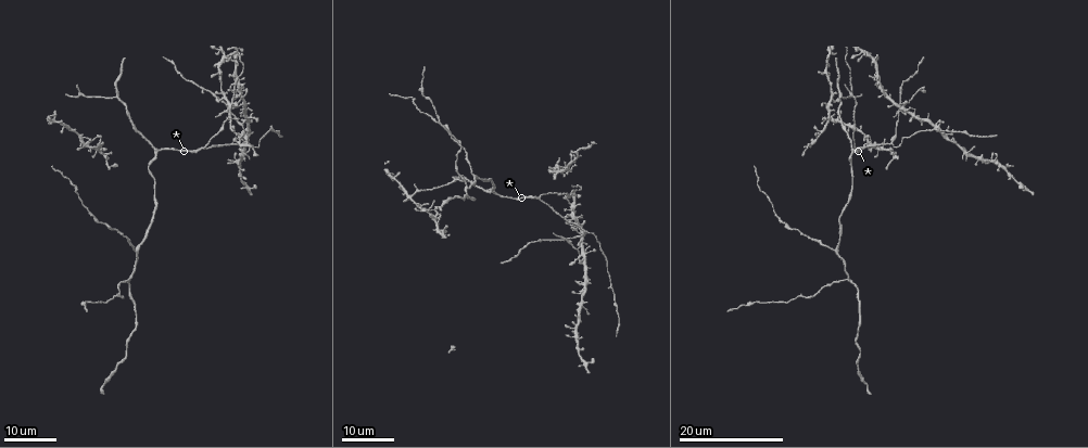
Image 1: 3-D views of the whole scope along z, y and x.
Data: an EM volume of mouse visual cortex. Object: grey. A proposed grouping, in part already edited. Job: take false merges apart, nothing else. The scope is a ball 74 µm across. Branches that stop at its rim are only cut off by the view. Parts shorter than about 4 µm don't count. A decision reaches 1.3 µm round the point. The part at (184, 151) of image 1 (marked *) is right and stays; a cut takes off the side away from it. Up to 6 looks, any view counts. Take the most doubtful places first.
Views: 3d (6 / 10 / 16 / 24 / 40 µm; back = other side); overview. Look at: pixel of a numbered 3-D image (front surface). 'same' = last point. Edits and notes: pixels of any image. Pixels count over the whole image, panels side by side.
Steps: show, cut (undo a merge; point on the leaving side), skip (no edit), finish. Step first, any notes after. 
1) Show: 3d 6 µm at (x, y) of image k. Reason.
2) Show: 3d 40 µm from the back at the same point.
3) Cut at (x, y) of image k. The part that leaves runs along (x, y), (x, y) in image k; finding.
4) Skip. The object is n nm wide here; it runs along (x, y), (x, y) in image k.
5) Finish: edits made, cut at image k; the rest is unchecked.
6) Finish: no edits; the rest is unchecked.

Show: 3d 24 µm at (566, 241) of image 1. Looks like a crossing.

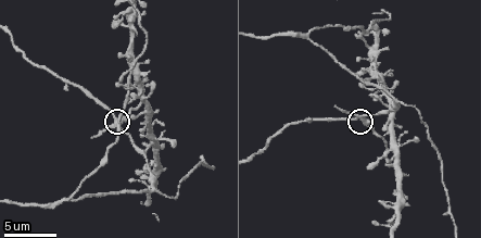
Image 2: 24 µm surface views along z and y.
Show: 3d 10 µm at (364, 119) of image 2.

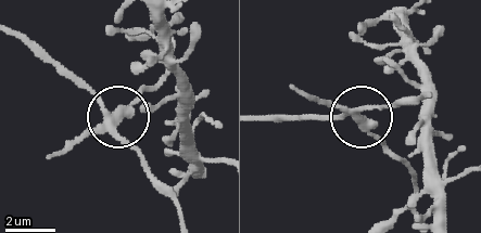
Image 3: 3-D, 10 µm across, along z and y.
Cut at (78, 143) of image 3. The side arm is 19 µm long; two neurons meet here.

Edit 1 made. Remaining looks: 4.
Show: 3d 16 µm at (472, 172) of image 1. Two arms in line, one across.

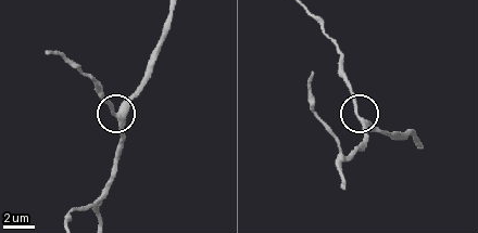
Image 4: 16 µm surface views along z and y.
Show: 3d 6 µm at (112, 113) of image 4.

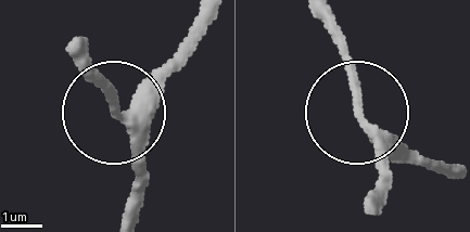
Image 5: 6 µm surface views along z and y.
Skip. 3 arms meet here; one neuron here.

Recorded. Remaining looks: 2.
Show: 3d 16 µm at (87, 144) of image 1. Small branch off a trunk.

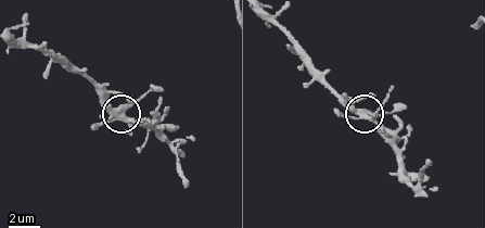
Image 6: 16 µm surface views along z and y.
Show: 3d 6 µm at (124, 114) of image 6.

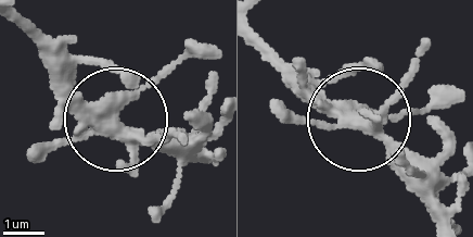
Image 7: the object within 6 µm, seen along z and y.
Skip. Continuous, no second neuron.

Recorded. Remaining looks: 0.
Finish: edits made, cut at image 3; the rest is unchecked.

